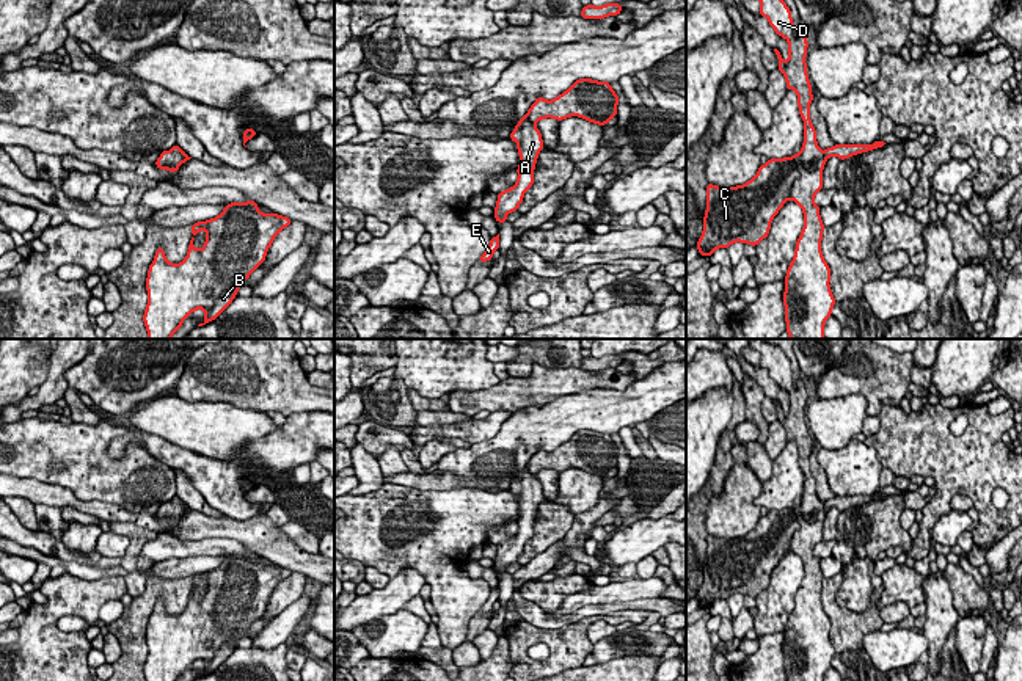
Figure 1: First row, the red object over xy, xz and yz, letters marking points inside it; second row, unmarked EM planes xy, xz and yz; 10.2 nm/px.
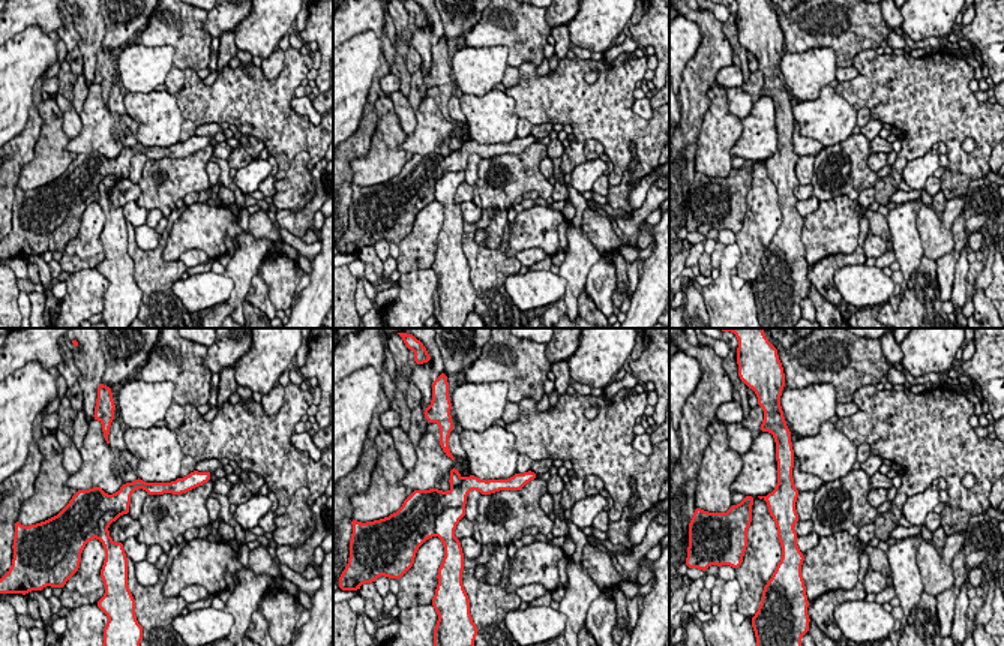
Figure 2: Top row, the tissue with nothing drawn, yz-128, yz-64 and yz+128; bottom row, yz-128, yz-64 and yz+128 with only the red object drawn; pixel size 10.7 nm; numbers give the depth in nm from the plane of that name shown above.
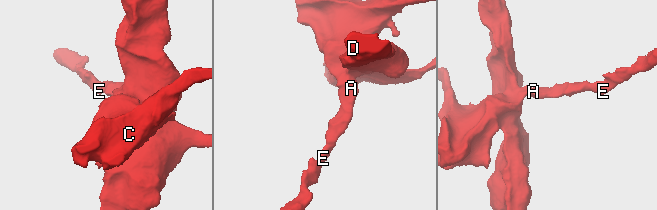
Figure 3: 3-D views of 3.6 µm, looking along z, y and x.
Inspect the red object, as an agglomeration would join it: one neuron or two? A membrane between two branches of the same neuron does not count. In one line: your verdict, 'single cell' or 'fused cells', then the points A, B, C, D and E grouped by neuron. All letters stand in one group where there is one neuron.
fused cells | A C E / B D

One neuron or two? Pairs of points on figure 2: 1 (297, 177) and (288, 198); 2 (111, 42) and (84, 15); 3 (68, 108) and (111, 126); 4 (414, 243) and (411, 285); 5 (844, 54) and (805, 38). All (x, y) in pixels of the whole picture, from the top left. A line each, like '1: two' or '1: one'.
1: one
2: two
3: two
4: two
5: one

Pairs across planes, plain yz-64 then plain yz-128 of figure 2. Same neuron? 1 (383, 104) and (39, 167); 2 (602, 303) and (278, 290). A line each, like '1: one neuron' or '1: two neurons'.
1: one neuron
2: two neurons

